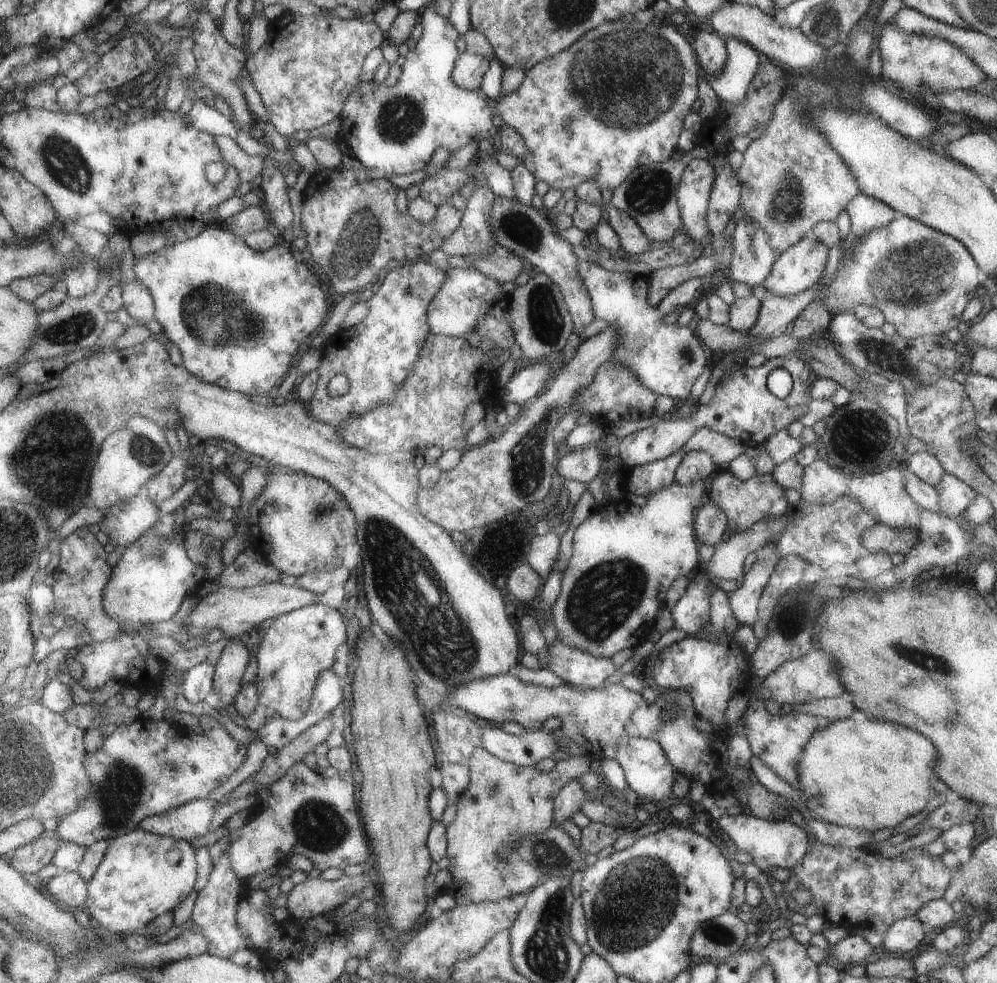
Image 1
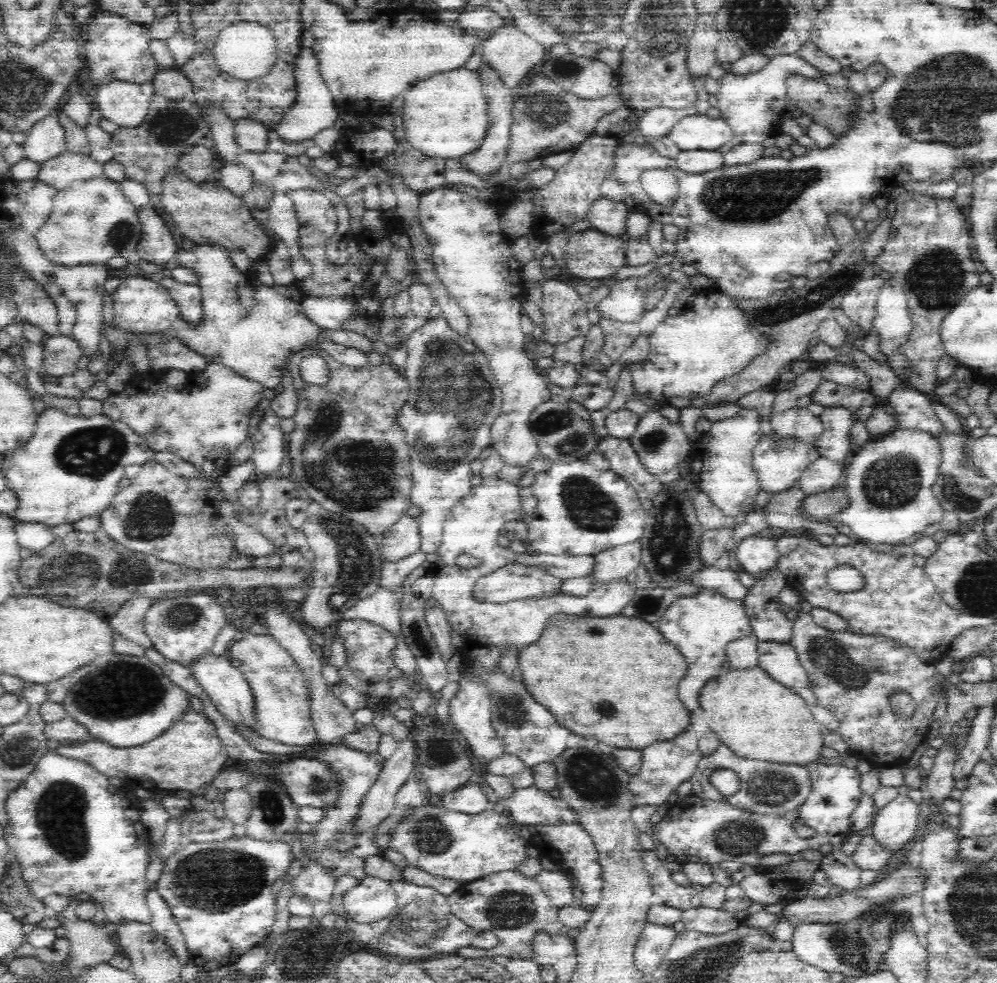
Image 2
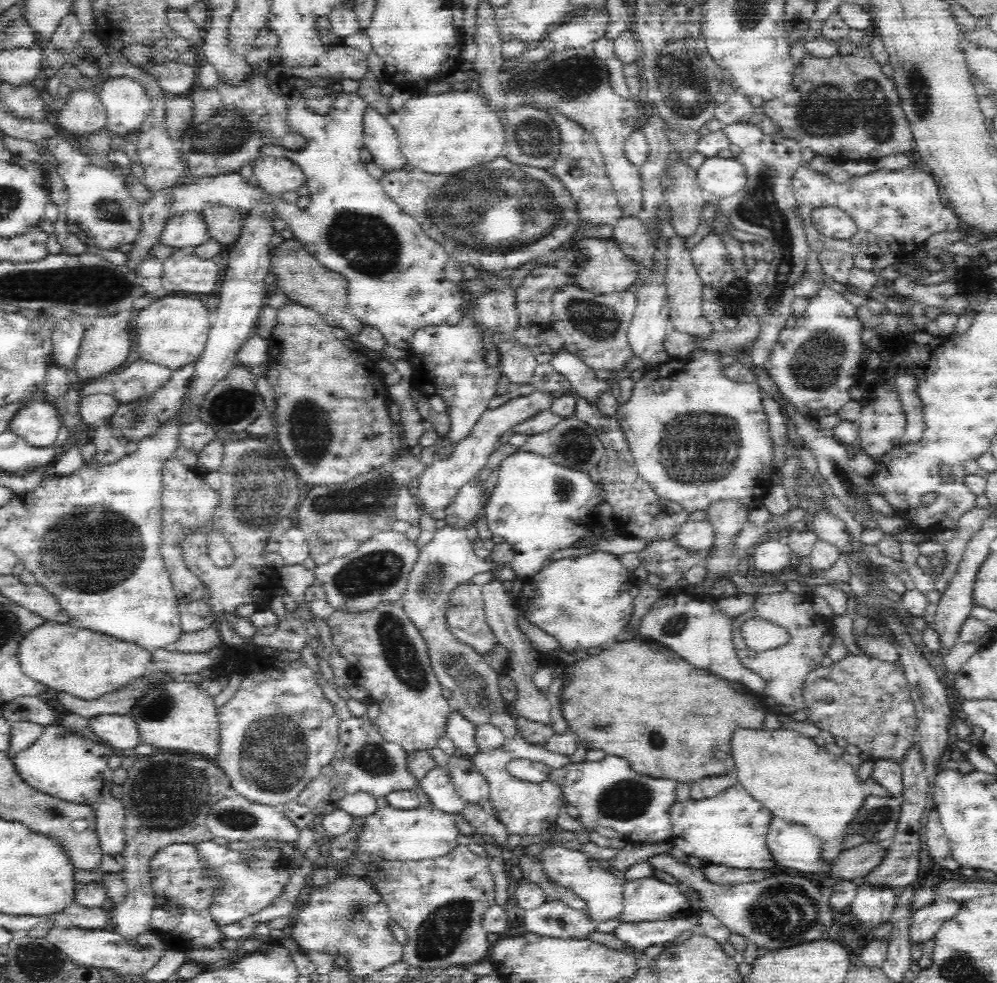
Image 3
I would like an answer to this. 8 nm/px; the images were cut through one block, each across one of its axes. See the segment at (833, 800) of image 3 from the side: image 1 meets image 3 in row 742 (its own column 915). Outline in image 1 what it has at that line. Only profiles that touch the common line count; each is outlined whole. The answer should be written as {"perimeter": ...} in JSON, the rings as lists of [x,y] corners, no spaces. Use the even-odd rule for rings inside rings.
{"perimeter":[[[855,710],[847,720],[835,720],[823,730],[817,730],[813,738],[805,744],[803,756],[797,766],[799,788],[805,794],[805,804],[813,818],[819,822],[829,822],[847,828],[863,828],[867,832],[895,828],[905,818],[919,814],[929,798],[935,794],[931,782],[937,780],[937,748],[931,740],[921,738],[921,734],[897,726],[891,722],[871,720],[863,712]]]}

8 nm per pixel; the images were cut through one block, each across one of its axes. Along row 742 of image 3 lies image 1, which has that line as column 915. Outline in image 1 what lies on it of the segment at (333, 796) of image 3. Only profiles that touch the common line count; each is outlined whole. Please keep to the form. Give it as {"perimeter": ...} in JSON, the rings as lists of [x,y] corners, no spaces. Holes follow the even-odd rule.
{"perimeter":[[[849,310],[843,314],[835,314],[831,318],[825,330],[825,338],[833,342],[833,346],[837,348],[837,354],[845,362],[849,362],[855,368],[855,372],[879,374],[887,382],[895,380],[903,386],[907,396],[913,396],[919,388],[933,386],[939,378],[951,380],[955,376],[955,360],[959,354],[953,350],[953,342],[949,342],[945,334],[943,336],[927,334],[915,340],[903,338],[899,334],[885,336],[879,328],[869,328],[863,322],[859,322],[855,314]]]}

